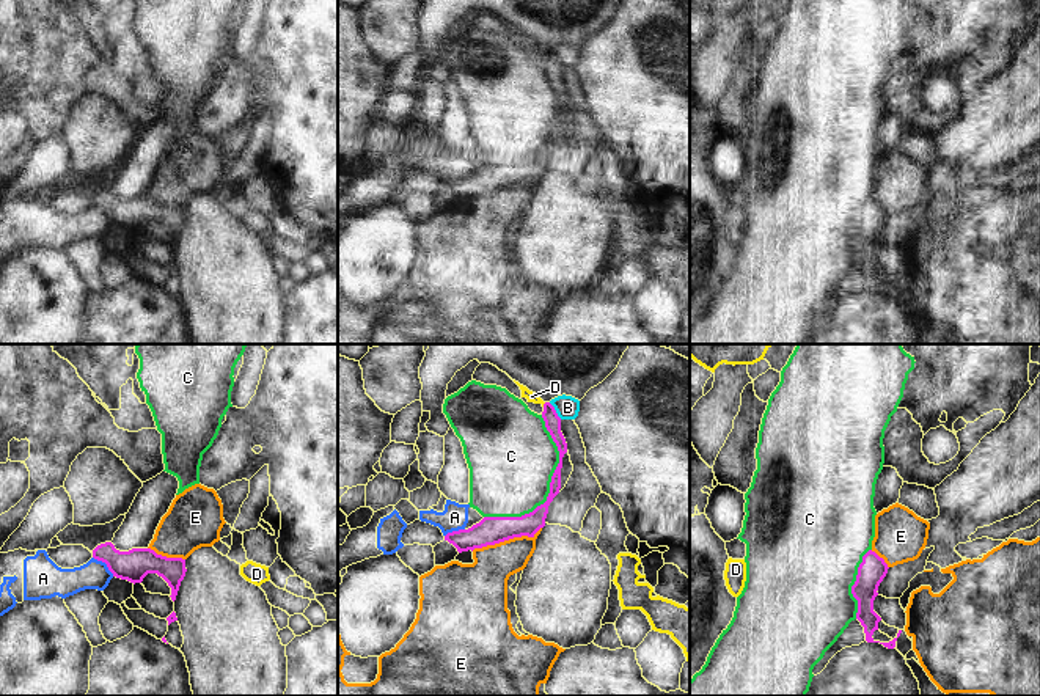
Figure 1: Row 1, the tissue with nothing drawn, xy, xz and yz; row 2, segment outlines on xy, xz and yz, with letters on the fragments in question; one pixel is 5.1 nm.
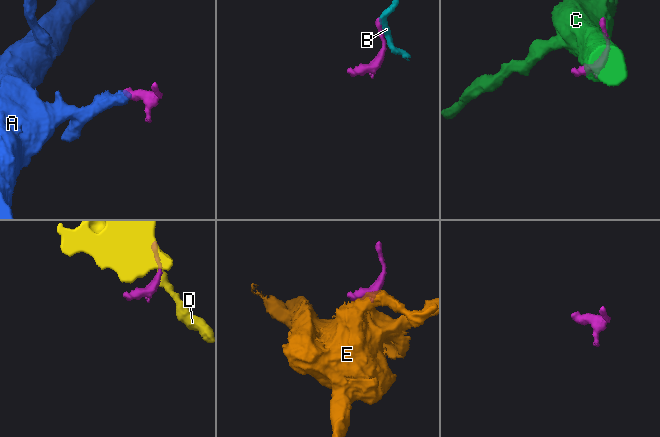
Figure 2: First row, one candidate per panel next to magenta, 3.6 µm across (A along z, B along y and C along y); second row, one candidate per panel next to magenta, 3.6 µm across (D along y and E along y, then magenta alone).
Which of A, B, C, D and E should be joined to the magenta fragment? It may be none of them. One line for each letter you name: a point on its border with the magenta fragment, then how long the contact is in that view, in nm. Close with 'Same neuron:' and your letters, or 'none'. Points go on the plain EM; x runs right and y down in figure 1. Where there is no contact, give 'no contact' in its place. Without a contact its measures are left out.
Same neuron: none

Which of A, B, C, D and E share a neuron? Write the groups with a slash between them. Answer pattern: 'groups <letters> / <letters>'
groups A / B / C / D / E

